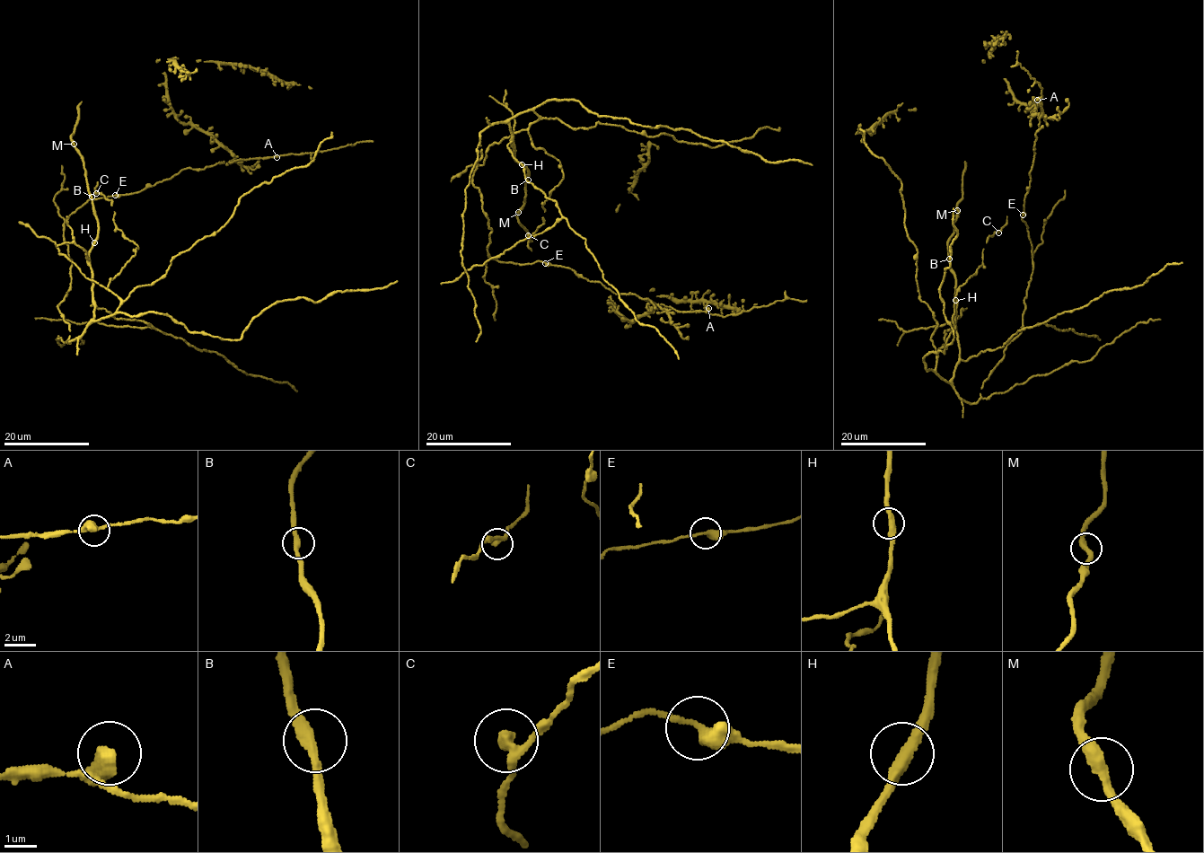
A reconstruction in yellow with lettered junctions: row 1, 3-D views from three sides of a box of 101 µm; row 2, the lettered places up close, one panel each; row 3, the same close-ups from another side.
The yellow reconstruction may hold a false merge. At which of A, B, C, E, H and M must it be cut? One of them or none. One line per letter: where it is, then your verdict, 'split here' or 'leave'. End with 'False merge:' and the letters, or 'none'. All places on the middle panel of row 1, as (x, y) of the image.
A: place (708, 308); leave
B: place (528, 180); leave
C: place (528, 235); leave
E: place (545, 263); leave
H: place (522, 164); leave
M: place (518, 212); leave
False merge: none

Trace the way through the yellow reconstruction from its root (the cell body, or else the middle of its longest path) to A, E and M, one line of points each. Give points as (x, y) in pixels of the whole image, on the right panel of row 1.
A: (1029, 282), (1032, 271), (1032, 247), (1021, 217), (1030, 186), (1035, 134), (1046, 126), (1037, 100)
E: (1029, 282), (1032, 258), (1023, 215)
M: (1029, 282), (1022, 329), (984, 381), (979, 400), (962, 400), (952, 382), (959, 342), (948, 253), (957, 210)

